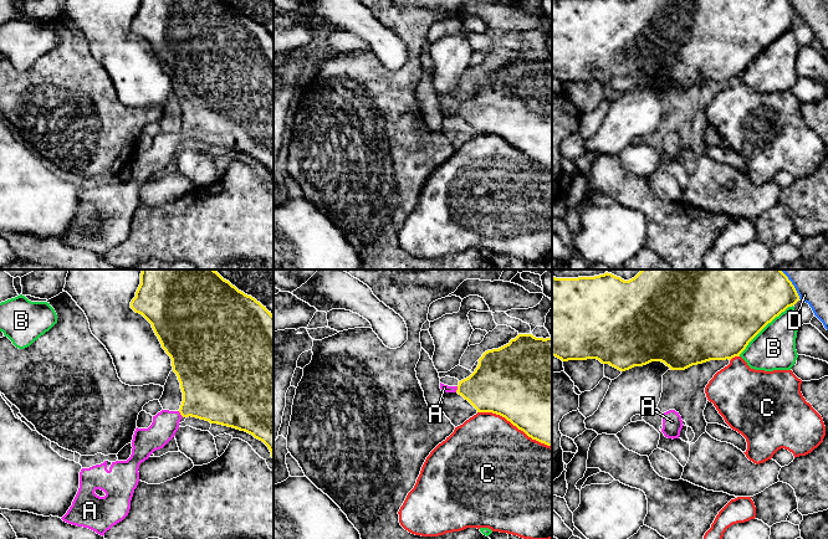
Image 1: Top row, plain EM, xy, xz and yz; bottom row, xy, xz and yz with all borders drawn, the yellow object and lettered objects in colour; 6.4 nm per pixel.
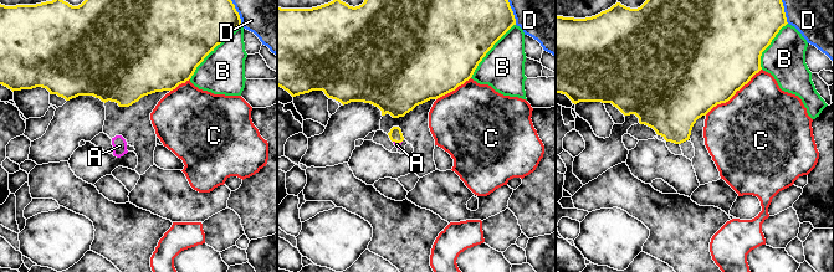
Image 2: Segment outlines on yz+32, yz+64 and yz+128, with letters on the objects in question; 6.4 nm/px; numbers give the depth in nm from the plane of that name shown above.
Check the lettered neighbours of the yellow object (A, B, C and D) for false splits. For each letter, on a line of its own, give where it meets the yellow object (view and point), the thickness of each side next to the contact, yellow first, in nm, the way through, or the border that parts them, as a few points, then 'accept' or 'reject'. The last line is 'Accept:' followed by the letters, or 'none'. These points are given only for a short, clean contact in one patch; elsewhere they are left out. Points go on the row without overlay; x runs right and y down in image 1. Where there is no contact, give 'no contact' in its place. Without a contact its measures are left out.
A: meets yellow in xy at (180, 135); 380 nm thick on the yellow side, 170 nm on the other; runs through xy (211, 113), (180, 135), (165, 145); accept
B: meets yellow in yz at (763, 49); 460 nm thick on the yellow side, 280 nm on the other; reject
C: meets yellow in xz at (515, 147); 500 nm thick on the yellow side, 480 nm on the other; reject
D: meets yellow in yz at (795, 10); 300 nm thick on the yellow side, 180 nm on the other; reject
Accept: A

